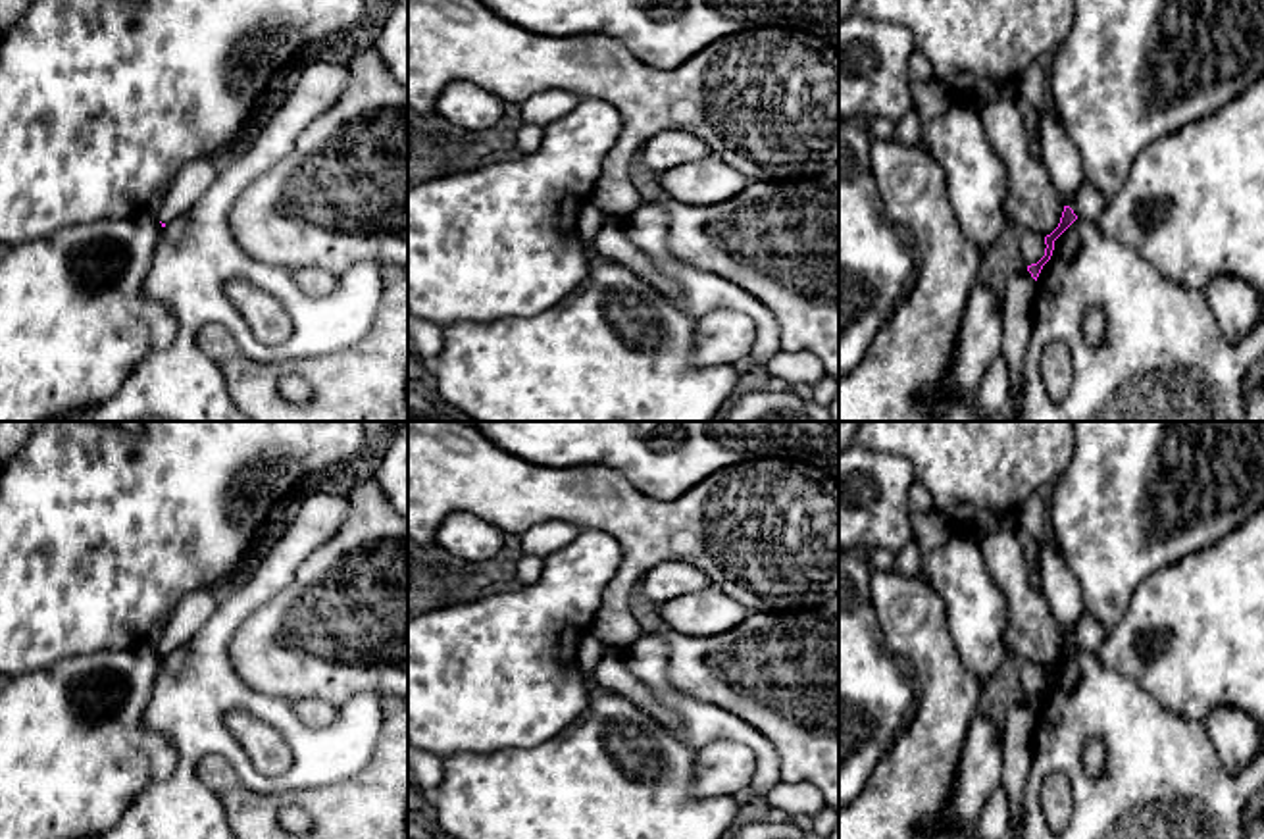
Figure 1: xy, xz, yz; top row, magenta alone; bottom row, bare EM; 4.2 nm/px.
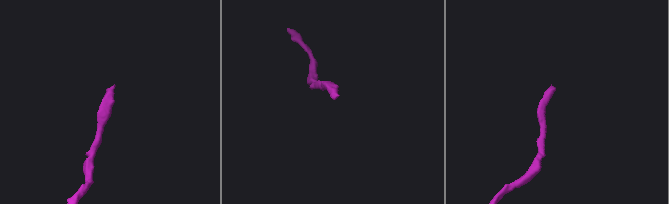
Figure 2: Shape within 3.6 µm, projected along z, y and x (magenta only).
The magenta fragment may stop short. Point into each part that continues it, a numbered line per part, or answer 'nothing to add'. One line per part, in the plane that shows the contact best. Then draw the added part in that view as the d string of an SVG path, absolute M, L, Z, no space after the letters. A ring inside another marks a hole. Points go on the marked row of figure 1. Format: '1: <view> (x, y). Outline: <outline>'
1: yz (1087, 203). Outline: M1083 181L1068 206L1077 217L1097 221L1106 206L1106 198L1089 181Z

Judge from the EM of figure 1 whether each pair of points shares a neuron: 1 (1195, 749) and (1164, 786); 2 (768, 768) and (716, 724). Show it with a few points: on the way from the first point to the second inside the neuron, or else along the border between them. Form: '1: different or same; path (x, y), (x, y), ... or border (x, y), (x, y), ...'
1: same; path (1186, 759), (1168, 776)
2: same; path (764, 753), (743, 732), (732, 728)

